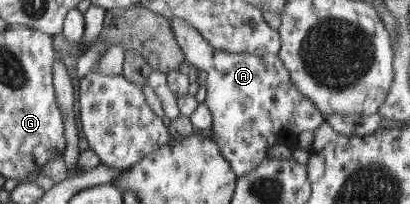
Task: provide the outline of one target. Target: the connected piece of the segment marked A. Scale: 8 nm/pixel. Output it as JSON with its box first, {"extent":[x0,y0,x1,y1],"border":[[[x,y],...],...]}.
{"extent":[170,17,326,177],"border":[[[172,17],[170,25],[178,45],[185,51],[186,61],[208,76],[203,103],[213,117],[210,130],[237,177],[253,171],[268,159],[270,147],[286,145],[291,148],[297,144],[302,131],[318,130],[326,122],[322,110],[294,86],[291,73],[279,54],[261,56],[219,50],[184,19]]]}

